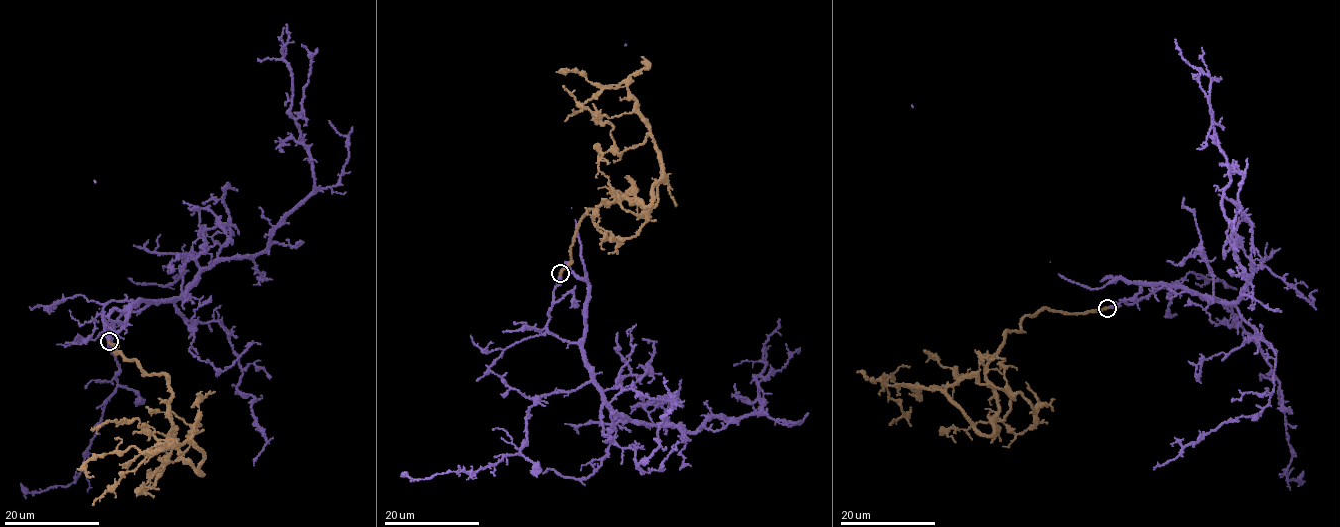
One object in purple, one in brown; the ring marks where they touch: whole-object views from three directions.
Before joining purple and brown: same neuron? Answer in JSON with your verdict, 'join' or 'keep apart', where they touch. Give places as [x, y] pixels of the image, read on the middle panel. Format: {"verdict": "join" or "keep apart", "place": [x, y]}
{"verdict": "keep apart", "place": [560, 273]}

